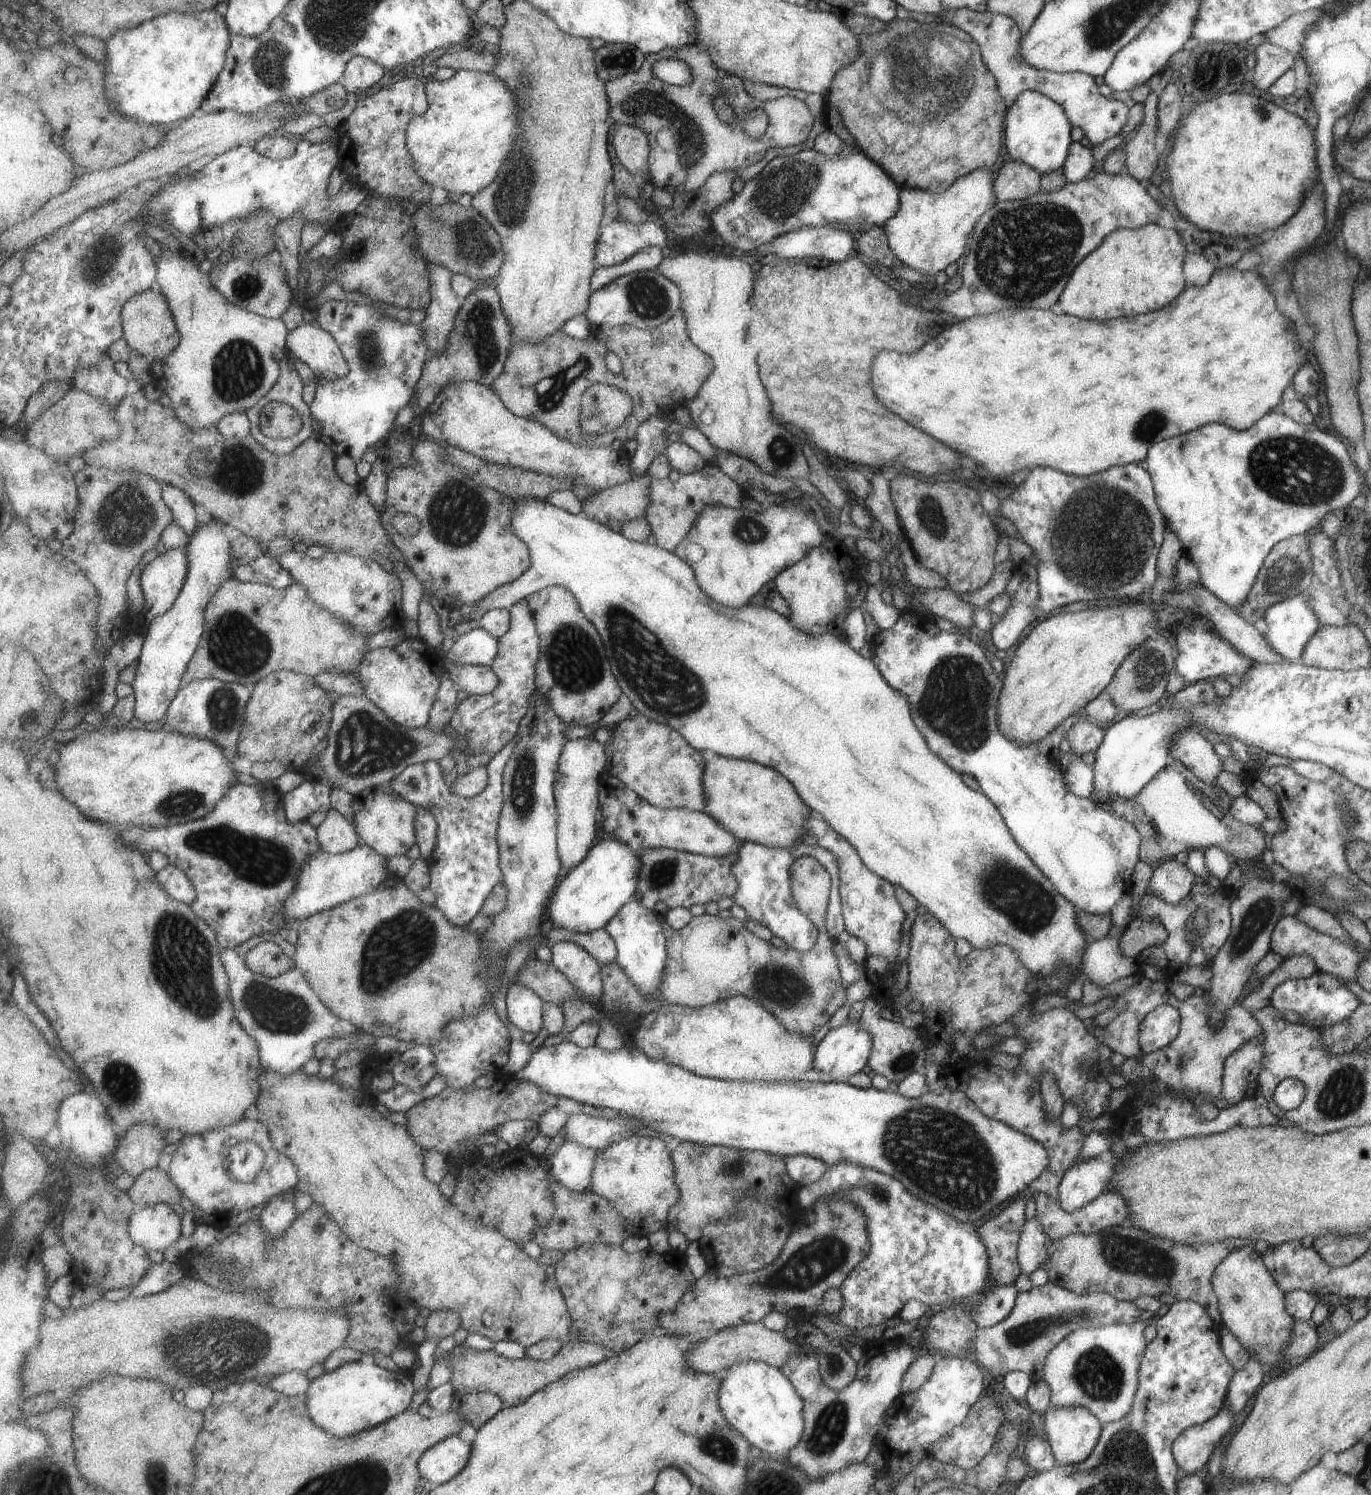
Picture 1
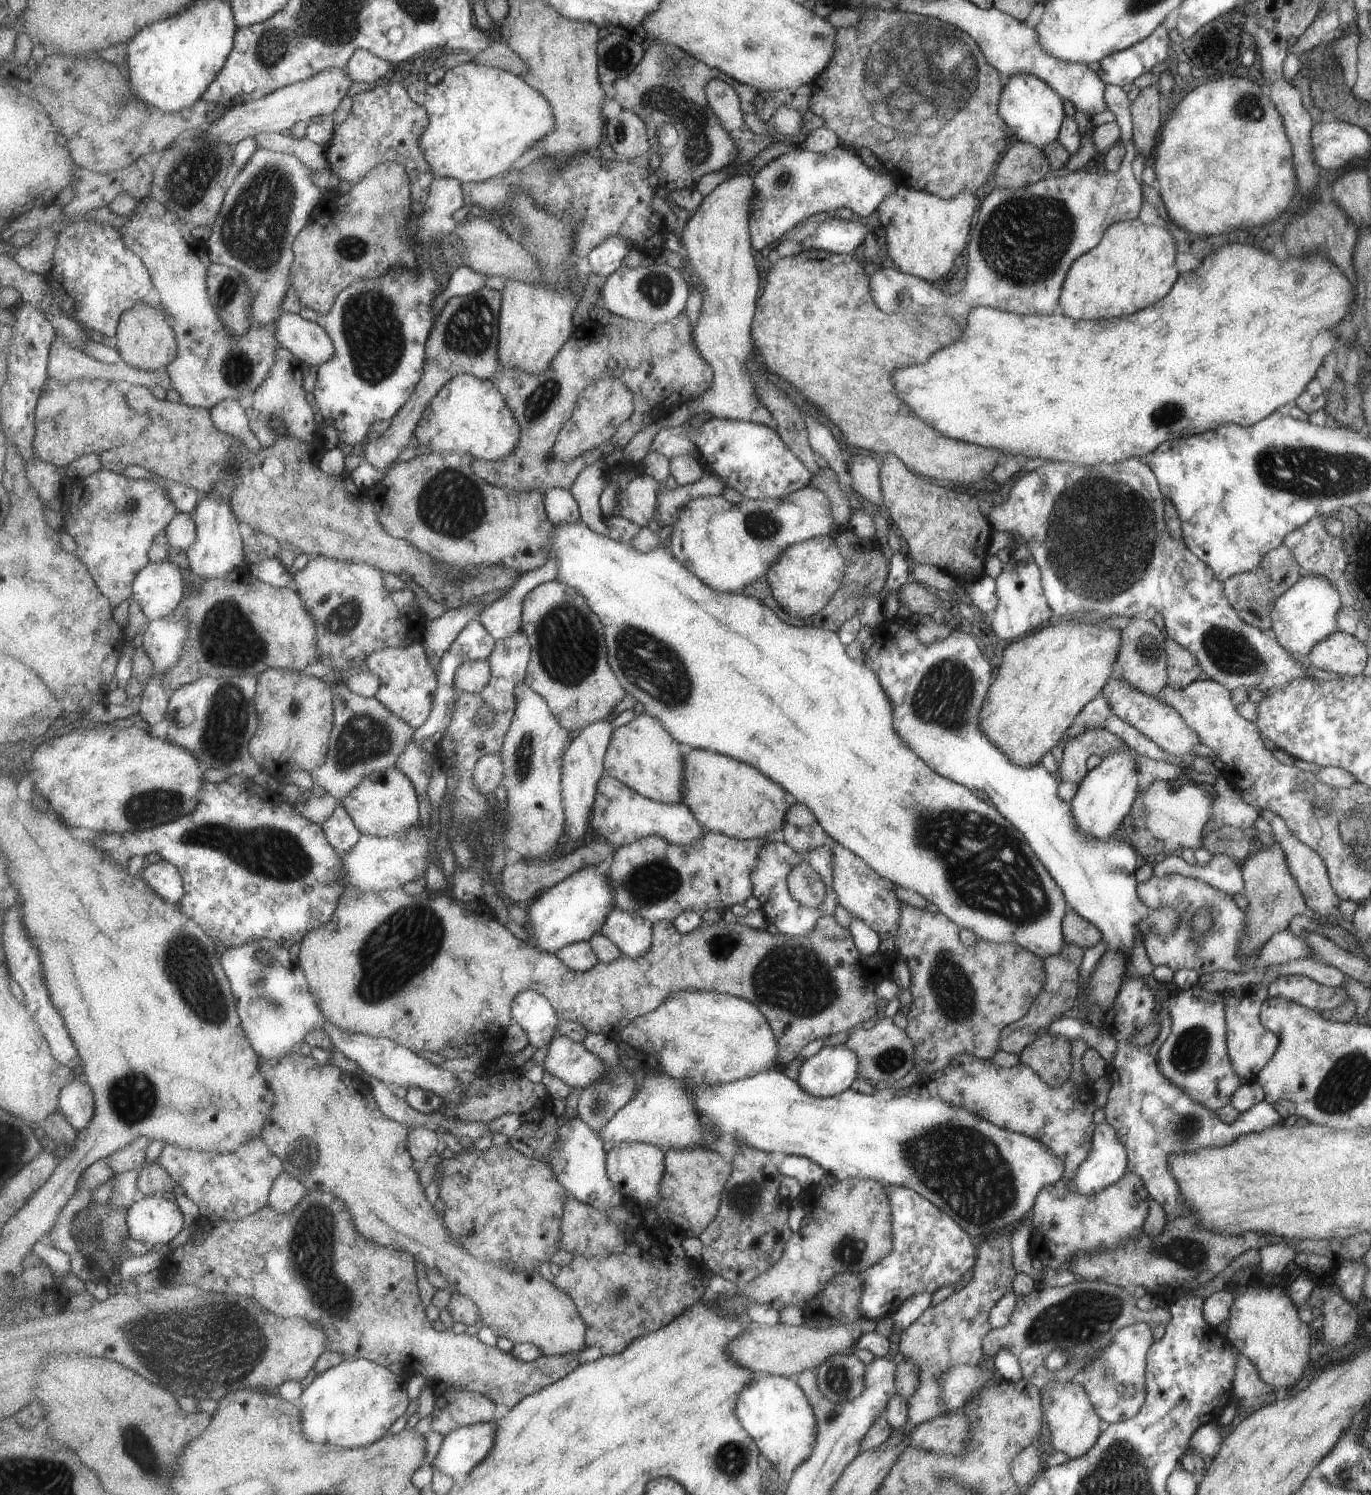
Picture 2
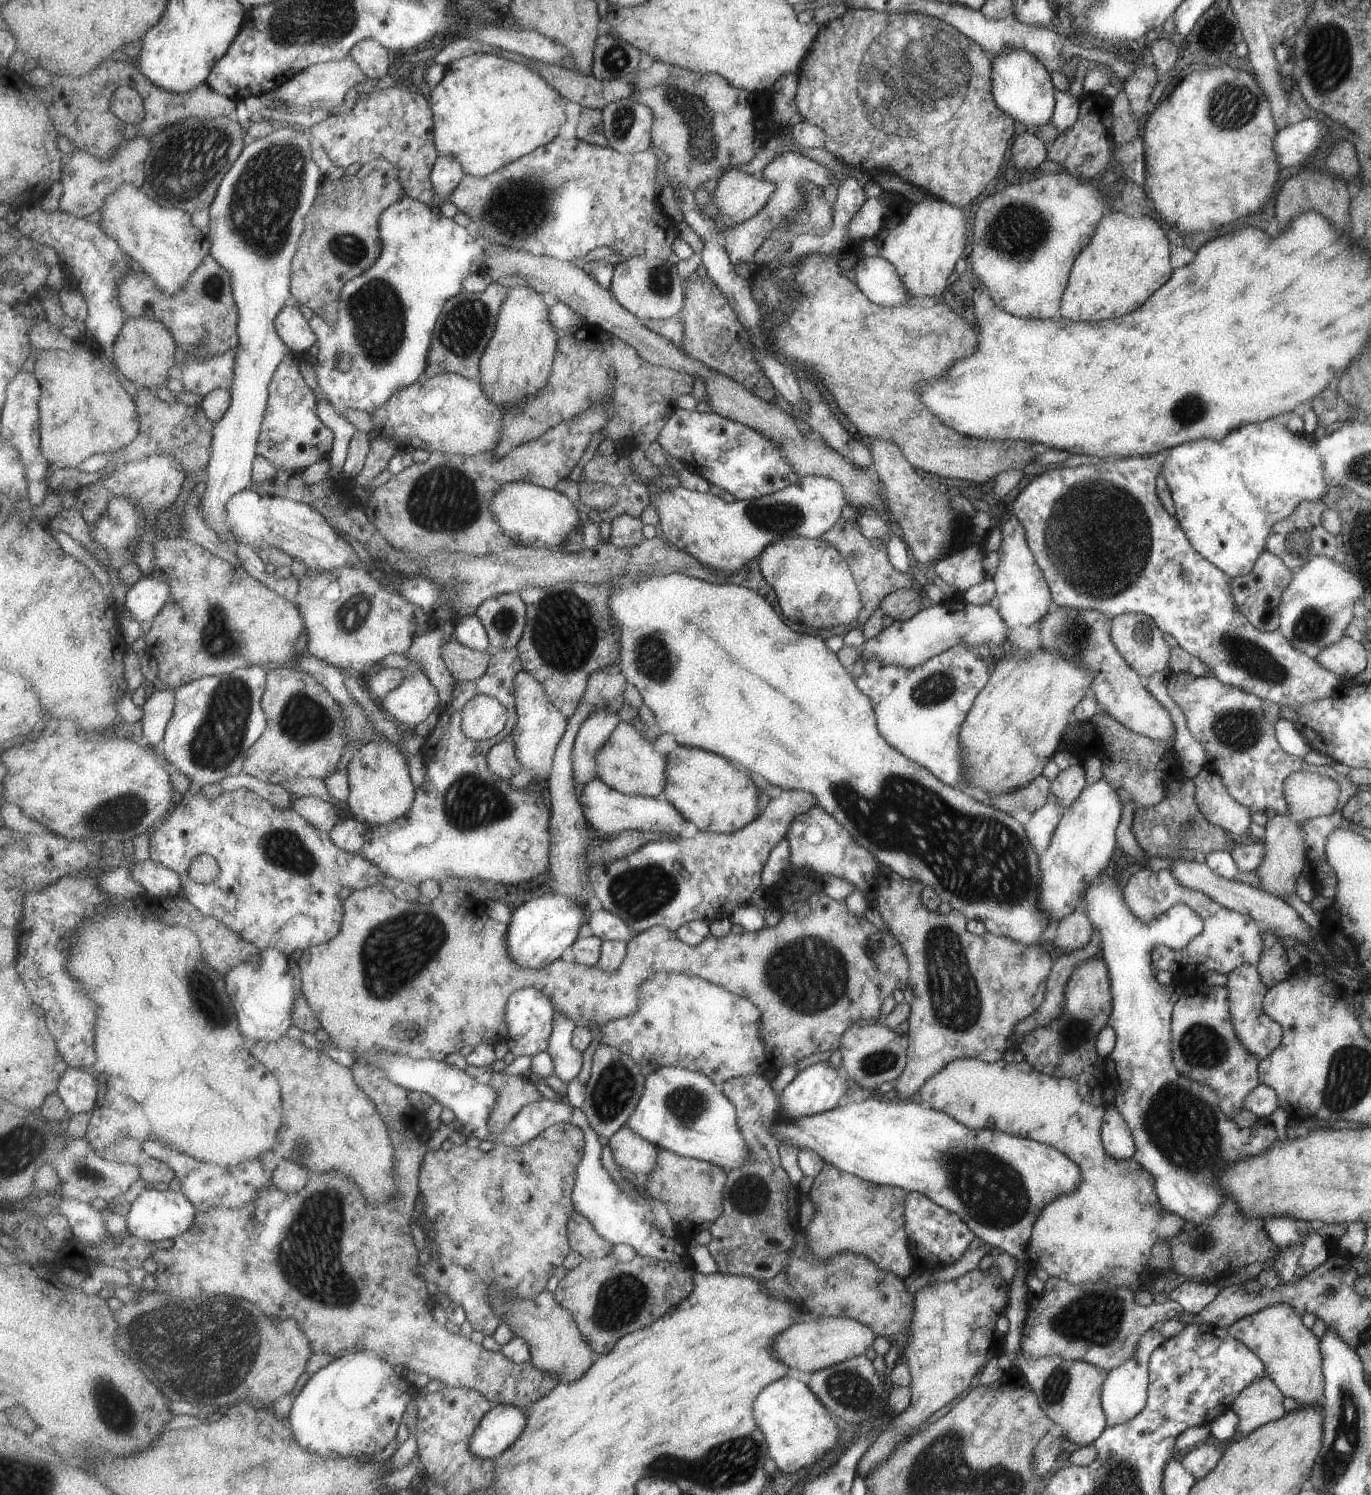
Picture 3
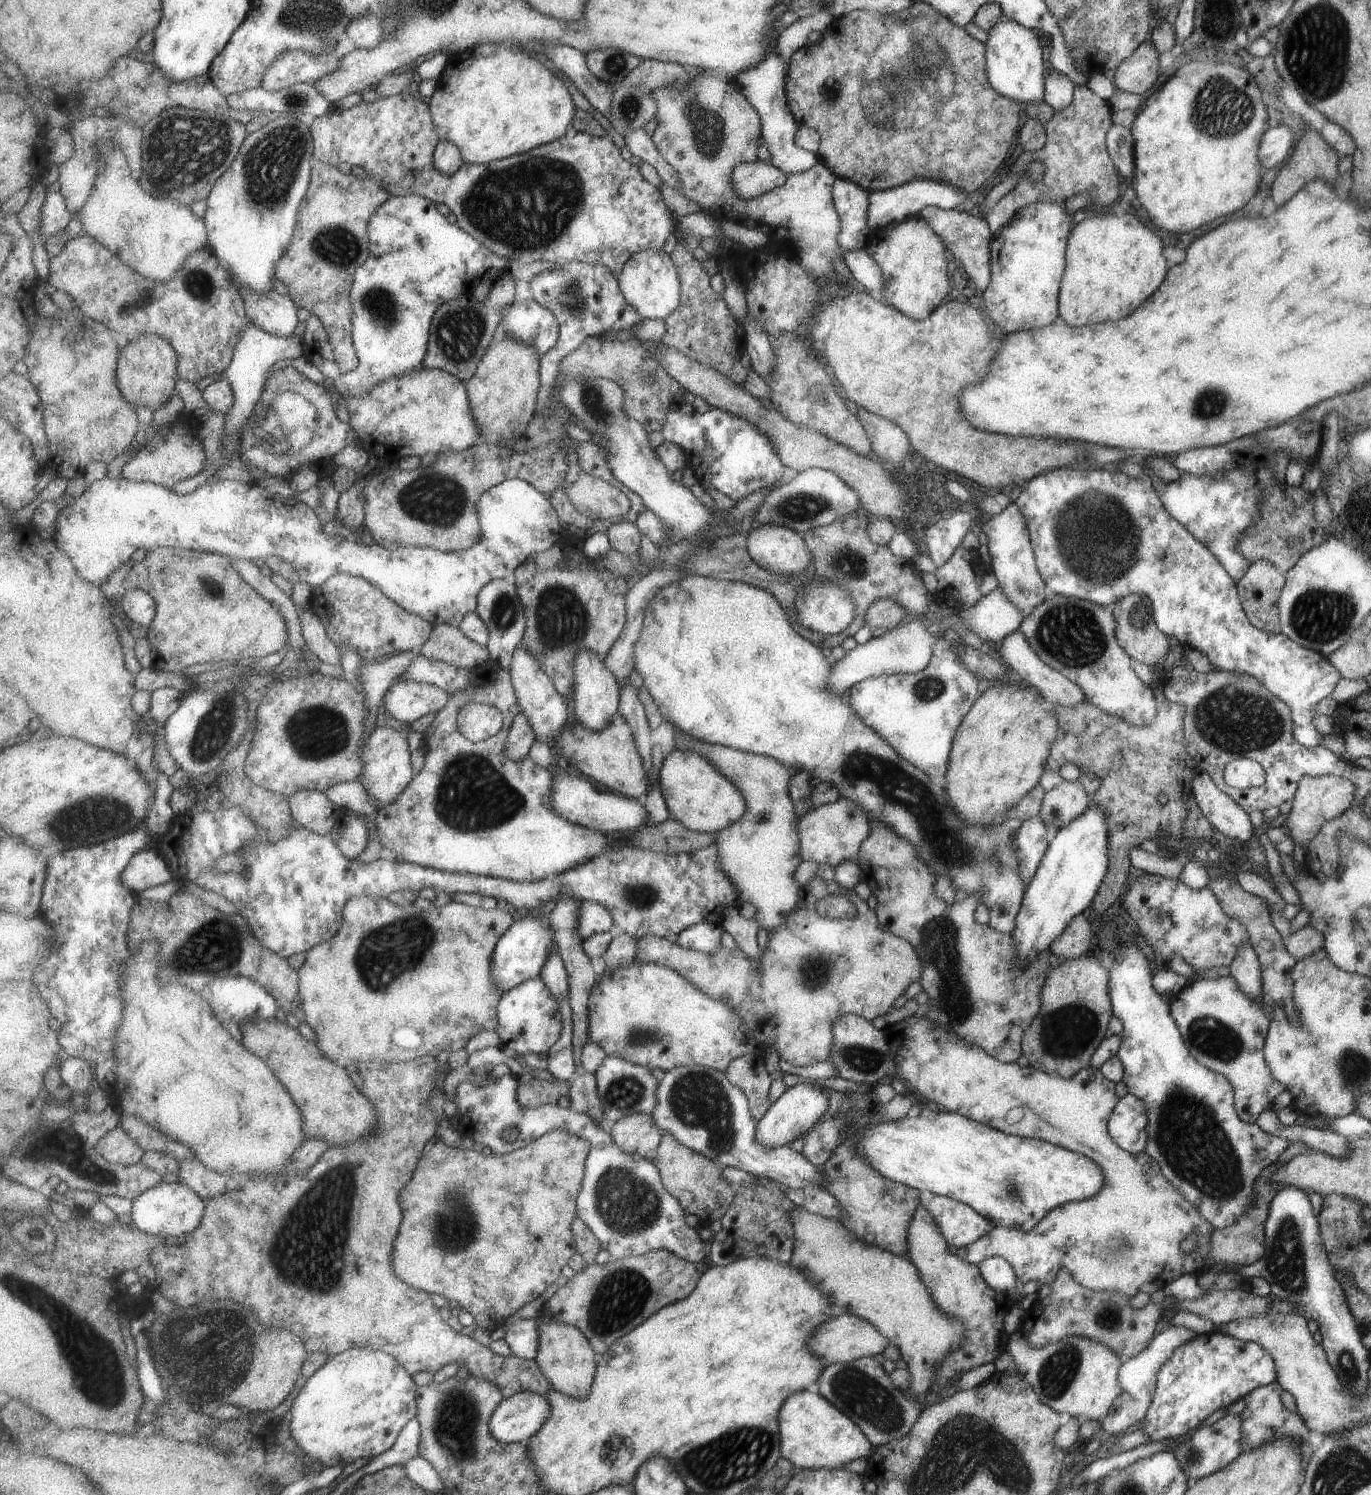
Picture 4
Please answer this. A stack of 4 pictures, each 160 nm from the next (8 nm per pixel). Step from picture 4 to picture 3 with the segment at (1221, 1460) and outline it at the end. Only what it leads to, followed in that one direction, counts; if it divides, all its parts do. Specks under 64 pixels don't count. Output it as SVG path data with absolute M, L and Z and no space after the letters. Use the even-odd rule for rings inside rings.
M1209 1436L1190 1450L1184 1451L1179 1459L1189 1474L1200 1479L1215 1468L1218 1456L1223 1455L1227 1443L1231 1444L1231 1441L1219 1443Z

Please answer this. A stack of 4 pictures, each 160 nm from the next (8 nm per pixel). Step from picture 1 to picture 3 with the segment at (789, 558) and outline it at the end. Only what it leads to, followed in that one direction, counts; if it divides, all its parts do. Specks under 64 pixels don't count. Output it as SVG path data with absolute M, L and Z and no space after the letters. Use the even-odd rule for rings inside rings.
M815 475L799 477L793 484L756 499L735 500L727 503L711 493L692 491L683 485L659 491L652 503L660 514L660 528L664 536L678 549L698 558L704 565L733 574L747 566L769 546L782 538L805 537L817 539L821 533L831 529L840 517L841 508L849 504L844 487L836 480Z

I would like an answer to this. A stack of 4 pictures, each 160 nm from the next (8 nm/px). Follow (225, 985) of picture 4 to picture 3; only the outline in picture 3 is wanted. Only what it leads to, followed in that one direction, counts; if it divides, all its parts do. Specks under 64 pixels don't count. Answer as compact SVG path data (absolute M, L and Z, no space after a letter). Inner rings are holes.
M268 948L261 952L262 962L256 967L242 963L226 978L226 991L240 1020L240 1031L246 1039L273 1042L286 1035L293 1024L293 1004L297 992L304 994L304 980L300 964L277 949Z

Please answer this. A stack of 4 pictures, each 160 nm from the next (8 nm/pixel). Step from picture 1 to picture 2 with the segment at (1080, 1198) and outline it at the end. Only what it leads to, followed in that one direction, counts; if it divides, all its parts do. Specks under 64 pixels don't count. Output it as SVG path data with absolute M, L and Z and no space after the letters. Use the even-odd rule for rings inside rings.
M1105 1121L1097 1124L1092 1147L1068 1182L1074 1193L1099 1194L1107 1185L1119 1180L1126 1171L1126 1150L1115 1129Z

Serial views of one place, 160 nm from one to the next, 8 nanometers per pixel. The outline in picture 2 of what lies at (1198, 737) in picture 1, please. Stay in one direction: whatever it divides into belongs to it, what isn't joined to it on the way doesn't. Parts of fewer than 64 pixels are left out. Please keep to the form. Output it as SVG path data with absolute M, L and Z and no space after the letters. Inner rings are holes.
M1112 675L1109 676L1100 692L1107 695L1106 701L1110 706L1111 714L1119 718L1121 722L1133 726L1161 750L1182 758L1186 762L1193 757L1191 750L1195 744L1200 743L1200 740L1197 738L1196 732L1185 724L1184 719L1173 707L1169 708L1168 704L1161 704L1155 700L1155 697L1143 694L1128 682Z

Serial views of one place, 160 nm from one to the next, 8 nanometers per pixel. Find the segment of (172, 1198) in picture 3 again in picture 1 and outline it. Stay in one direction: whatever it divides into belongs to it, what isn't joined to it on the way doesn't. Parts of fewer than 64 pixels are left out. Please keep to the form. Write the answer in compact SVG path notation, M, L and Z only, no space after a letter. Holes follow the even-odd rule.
M167 1203L147 1205L130 1216L130 1233L146 1250L163 1252L182 1237L181 1216Z

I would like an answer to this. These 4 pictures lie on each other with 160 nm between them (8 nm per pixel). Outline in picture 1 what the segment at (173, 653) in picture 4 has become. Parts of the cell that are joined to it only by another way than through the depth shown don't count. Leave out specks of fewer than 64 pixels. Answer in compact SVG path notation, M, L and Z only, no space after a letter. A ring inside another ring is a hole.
M236 576L231 577L225 584L220 588L220 591L211 599L211 602L206 608L206 623L205 632L201 637L199 646L197 647L196 653L192 656L191 662L185 671L182 686L187 686L192 680L195 679L208 679L214 678L222 680L228 683L241 683L244 685L256 685L261 679L267 678L269 674L276 673L279 670L288 670L296 673L303 673L309 676L316 677L319 673L329 672L334 670L339 673L355 673L359 672L359 664L363 661L364 656L369 652L365 648L367 644L367 638L361 632L360 629L355 629L343 619L340 619L337 615L334 615L330 610L322 607L318 602L315 602L307 592L307 589L297 582L294 582L291 586L284 589L278 589L274 586L269 586L263 583L254 583L251 581L242 581Z

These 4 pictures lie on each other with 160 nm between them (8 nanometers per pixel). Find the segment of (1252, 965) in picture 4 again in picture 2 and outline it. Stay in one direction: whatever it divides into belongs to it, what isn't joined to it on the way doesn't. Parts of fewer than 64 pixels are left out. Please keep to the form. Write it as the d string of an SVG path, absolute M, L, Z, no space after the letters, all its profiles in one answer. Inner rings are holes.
M1246 985L1226 991L1224 1005L1225 1018L1228 1023L1228 1057L1232 1069L1242 1082L1255 1080L1256 1074L1264 1068L1276 1052L1279 1039L1273 1031L1267 1030L1260 1022L1260 1006L1267 996L1267 985Z

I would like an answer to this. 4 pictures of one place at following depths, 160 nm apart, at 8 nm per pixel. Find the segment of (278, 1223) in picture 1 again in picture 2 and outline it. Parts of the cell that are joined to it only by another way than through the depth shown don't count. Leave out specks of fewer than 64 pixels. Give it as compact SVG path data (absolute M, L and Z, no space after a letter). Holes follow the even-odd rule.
M283 1172L276 1178L270 1194L270 1204L281 1214L292 1211L297 1203L303 1200L308 1188L296 1176L290 1172Z

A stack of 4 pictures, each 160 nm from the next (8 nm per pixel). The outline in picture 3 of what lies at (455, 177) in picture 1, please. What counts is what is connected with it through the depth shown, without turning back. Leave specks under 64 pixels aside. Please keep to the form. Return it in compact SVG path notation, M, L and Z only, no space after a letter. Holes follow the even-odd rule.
M475 53L457 59L445 67L442 80L432 90L425 90L434 114L434 134L439 156L453 157L463 165L465 174L487 176L535 148L557 138L567 122L562 94L552 88L537 70L491 53Z

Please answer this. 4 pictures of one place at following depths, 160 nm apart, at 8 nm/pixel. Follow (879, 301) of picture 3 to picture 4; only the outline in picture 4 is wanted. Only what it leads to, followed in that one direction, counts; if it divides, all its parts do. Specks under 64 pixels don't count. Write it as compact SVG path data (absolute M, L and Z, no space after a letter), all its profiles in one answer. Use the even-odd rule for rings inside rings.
M848 250L842 253L853 278L869 290L869 295L878 297L883 289L882 270L879 264L865 250Z

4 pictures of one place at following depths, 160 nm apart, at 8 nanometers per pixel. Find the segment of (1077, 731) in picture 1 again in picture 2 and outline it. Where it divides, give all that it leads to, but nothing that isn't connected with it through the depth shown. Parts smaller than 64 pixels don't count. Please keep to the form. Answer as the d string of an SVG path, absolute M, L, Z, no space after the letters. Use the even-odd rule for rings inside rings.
M1101 728L1086 729L1080 736L1075 739L1066 739L1063 743L1062 761L1058 767L1058 775L1062 781L1071 781L1079 784L1085 773L1088 771L1085 768L1085 760L1089 754L1096 754L1099 758L1106 757L1114 749L1119 748L1121 744L1125 744L1119 737Z

